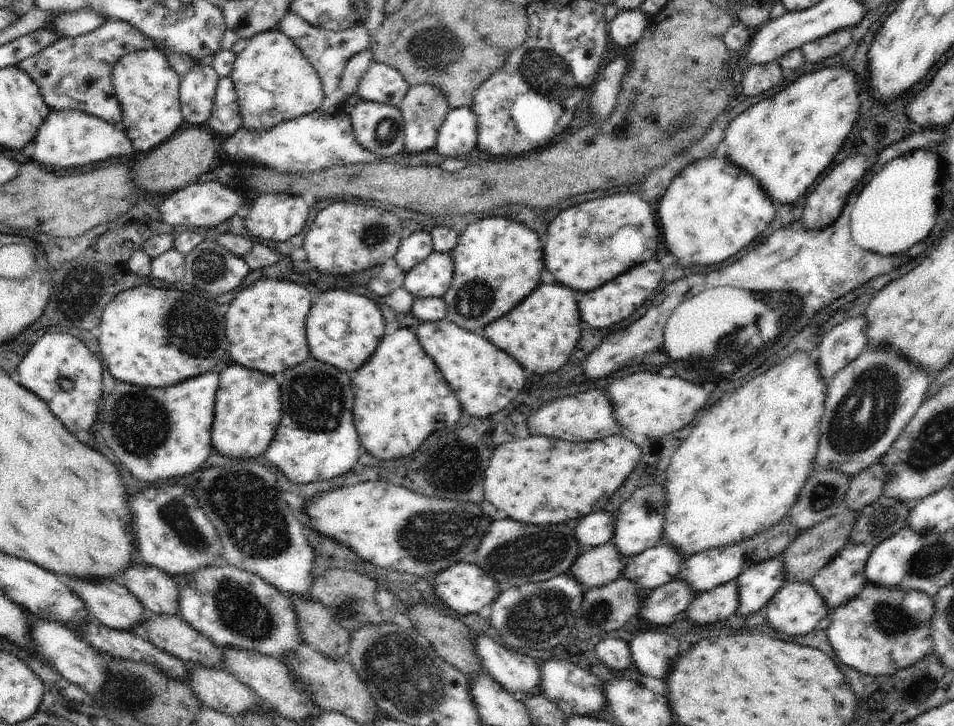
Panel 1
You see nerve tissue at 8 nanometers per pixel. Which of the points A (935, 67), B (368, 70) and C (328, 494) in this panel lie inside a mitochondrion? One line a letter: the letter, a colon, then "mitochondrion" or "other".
A: other
B: other
C: other

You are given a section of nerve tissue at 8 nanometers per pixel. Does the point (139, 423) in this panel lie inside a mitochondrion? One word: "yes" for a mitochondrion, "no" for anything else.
yes

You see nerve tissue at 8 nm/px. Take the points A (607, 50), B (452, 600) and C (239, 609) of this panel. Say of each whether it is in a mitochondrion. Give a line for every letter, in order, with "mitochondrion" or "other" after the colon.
A: other
B: other
C: mitochondrion

